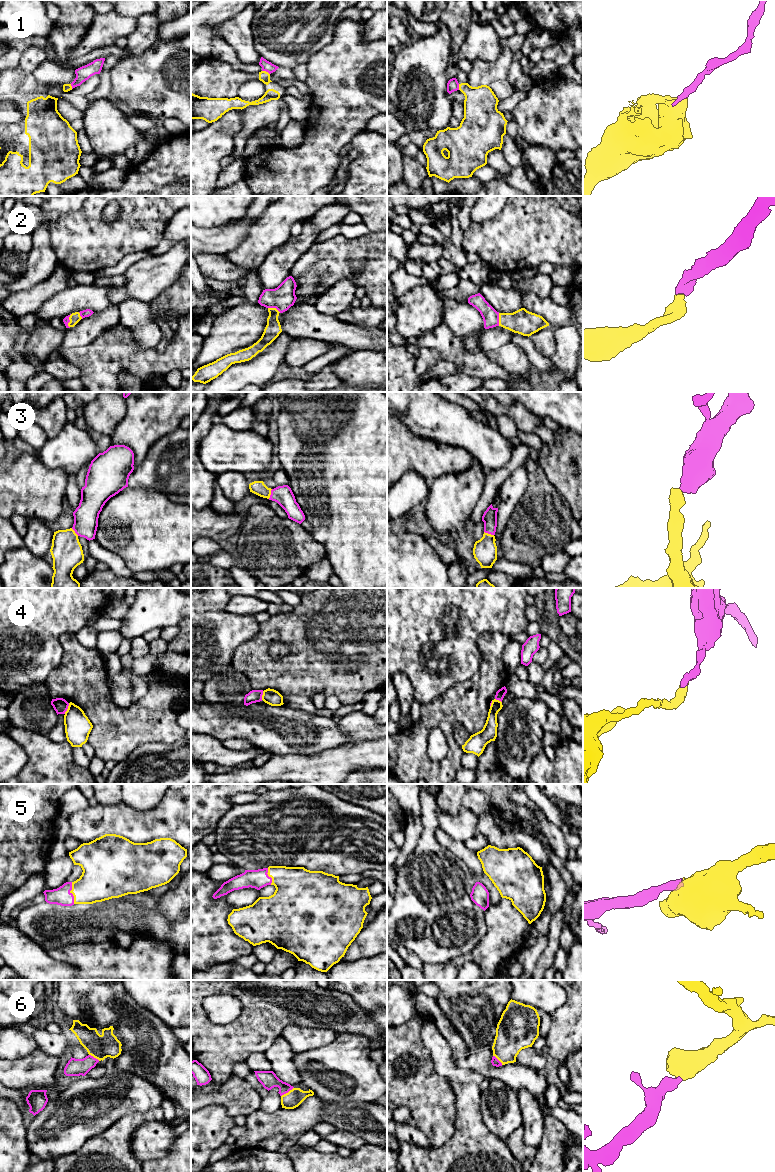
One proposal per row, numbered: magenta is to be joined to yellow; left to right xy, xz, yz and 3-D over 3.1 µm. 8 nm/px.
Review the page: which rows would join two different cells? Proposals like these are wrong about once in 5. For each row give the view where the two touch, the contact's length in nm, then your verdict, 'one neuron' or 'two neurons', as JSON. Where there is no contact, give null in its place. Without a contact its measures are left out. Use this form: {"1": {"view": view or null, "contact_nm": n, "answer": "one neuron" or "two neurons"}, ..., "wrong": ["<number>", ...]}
{"1": {"view": "xz", "contact_nm": 70, "answer": "two neurons"}, "2": {"view": "yz", "contact_nm": 100, "answer": "one neuron"}, "3": {"view": "xz", "contact_nm": 90, "answer": "one neuron"}, "4": {"view": "xy", "contact_nm": 100, "answer": "two neurons"}, "5": {"view": "xy", "contact_nm": 180, "answer": "one neuron"}, "6": {"view": "xz", "contact_nm": 130, "answer": "one neuron"}, "wrong": ["1", "4"]}

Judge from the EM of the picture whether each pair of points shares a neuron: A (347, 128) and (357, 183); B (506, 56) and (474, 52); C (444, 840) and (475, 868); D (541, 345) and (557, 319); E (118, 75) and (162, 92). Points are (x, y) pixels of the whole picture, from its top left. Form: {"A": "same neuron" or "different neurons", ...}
{"A": "different neurons", "B": "different neurons", "C": "same neuron", "D": "different neurons", "E": "same neuron"}

